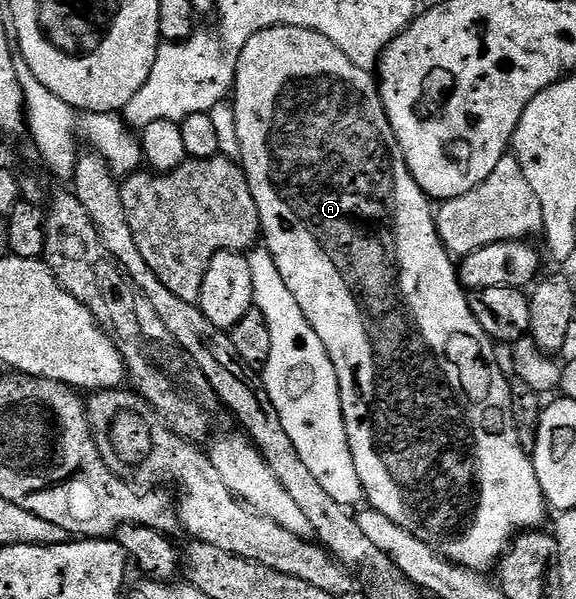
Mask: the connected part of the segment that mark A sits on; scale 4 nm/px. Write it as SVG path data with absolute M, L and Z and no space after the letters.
M271 27L254 33L254 37L250 37L250 41L246 41L236 66L235 99L236 104L233 105L232 111L236 114L236 139L240 142L238 159L243 166L244 175L248 179L250 193L254 197L254 205L258 205L262 243L274 257L274 265L278 265L278 273L282 273L282 281L286 281L286 289L290 289L290 293L294 293L294 301L298 301L298 309L302 309L306 321L310 321L310 329L314 329L314 333L318 333L322 345L326 345L326 353L330 353L330 361L334 361L334 369L338 373L338 389L342 401L346 437L350 441L350 451L354 453L354 467L358 469L358 477L362 481L367 506L385 514L396 525L406 529L406 533L413 534L414 537L425 542L430 549L436 551L442 558L446 558L452 563L460 564L481 573L487 572L487 567L495 568L498 560L508 550L517 533L523 533L541 526L540 522L544 519L544 511L546 512L546 500L542 493L542 485L538 485L538 473L532 464L532 456L522 449L518 429L514 425L510 379L504 376L504 371L500 368L499 361L496 360L495 349L497 350L497 348L494 346L494 341L484 332L482 325L478 325L478 321L472 312L472 306L468 304L469 292L460 283L457 264L454 259L452 263L451 257L448 256L449 248L440 240L440 234L436 232L433 204L430 202L428 194L423 191L418 185L418 181L410 173L410 169L404 160L400 141L388 120L388 114L384 108L384 102L380 96L380 89L373 72L358 69L358 65L354 65L354 61L350 61L350 57L346 57L346 53L342 53L342 49L338 49L338 45L334 45L334 41L330 41L330 37L322 37L322 33L314 33L310 29L302 29L301 27Z

